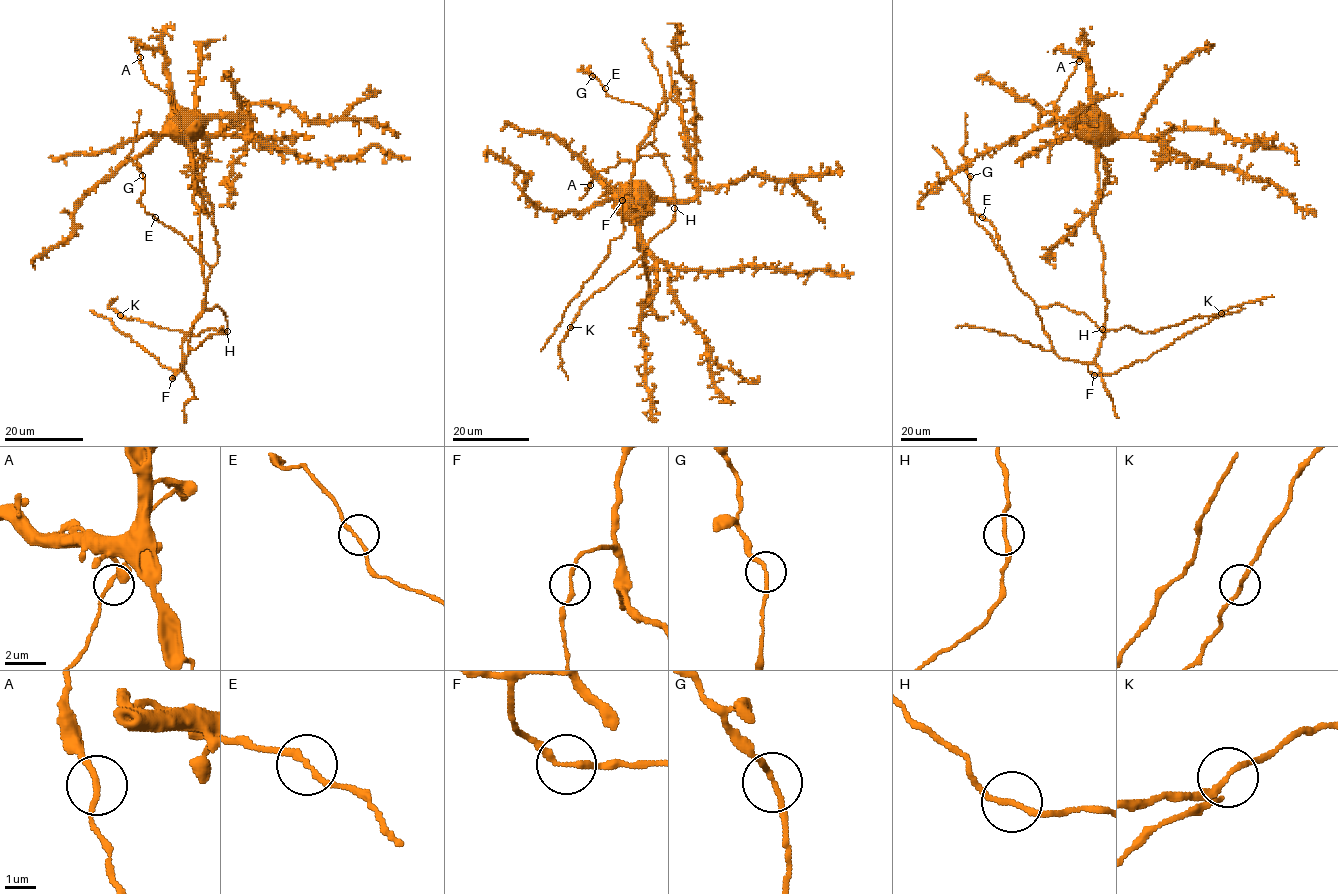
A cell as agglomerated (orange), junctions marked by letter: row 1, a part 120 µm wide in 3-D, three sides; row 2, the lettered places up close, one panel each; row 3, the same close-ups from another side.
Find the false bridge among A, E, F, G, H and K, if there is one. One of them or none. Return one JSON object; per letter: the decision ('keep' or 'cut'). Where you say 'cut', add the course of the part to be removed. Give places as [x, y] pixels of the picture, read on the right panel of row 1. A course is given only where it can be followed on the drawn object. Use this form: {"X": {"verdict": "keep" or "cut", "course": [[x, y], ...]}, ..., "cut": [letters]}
{"A": {"verdict": "keep"}, "E": {"verdict": "keep"}, "F": {"verdict": "keep"}, "G": {"verdict": "keep"}, "H": {"verdict": "keep"}, "K": {"verdict": "keep"}, "cut": []}

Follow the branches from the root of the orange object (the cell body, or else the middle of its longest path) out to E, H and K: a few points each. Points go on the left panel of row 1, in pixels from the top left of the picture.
E: (195, 319), (182, 343), (181, 367), (188, 352), (191, 325), (206, 304), (211, 267), (180, 233), (155, 217)
H: (195, 319), (182, 343), (181, 367), (188, 352), (191, 325), (205, 309), (216, 305), (223, 311), (227, 331)
K: (195, 319), (181, 367), (191, 325), (205, 309), (221, 309), (227, 332), (197, 335), (120, 315)

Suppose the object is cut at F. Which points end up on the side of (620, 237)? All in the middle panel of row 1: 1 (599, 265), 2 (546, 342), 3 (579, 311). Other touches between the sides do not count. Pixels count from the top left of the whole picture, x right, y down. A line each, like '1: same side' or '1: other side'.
1: same side
2: same side
3: other side

